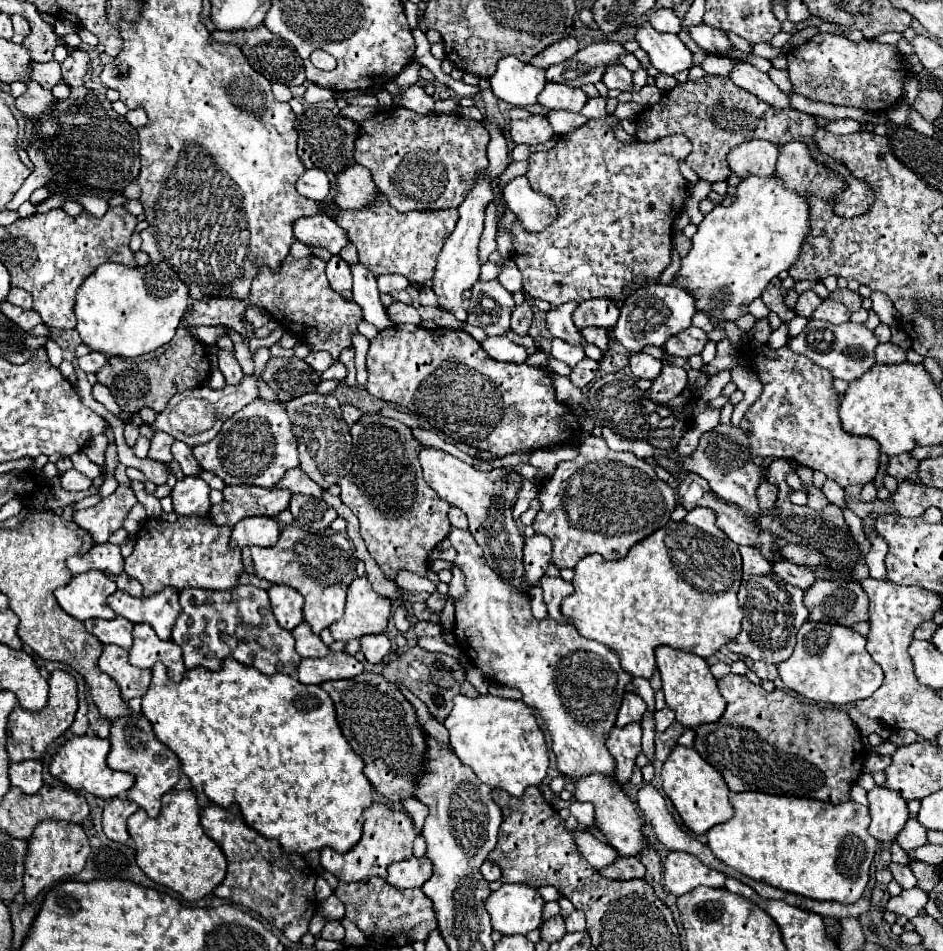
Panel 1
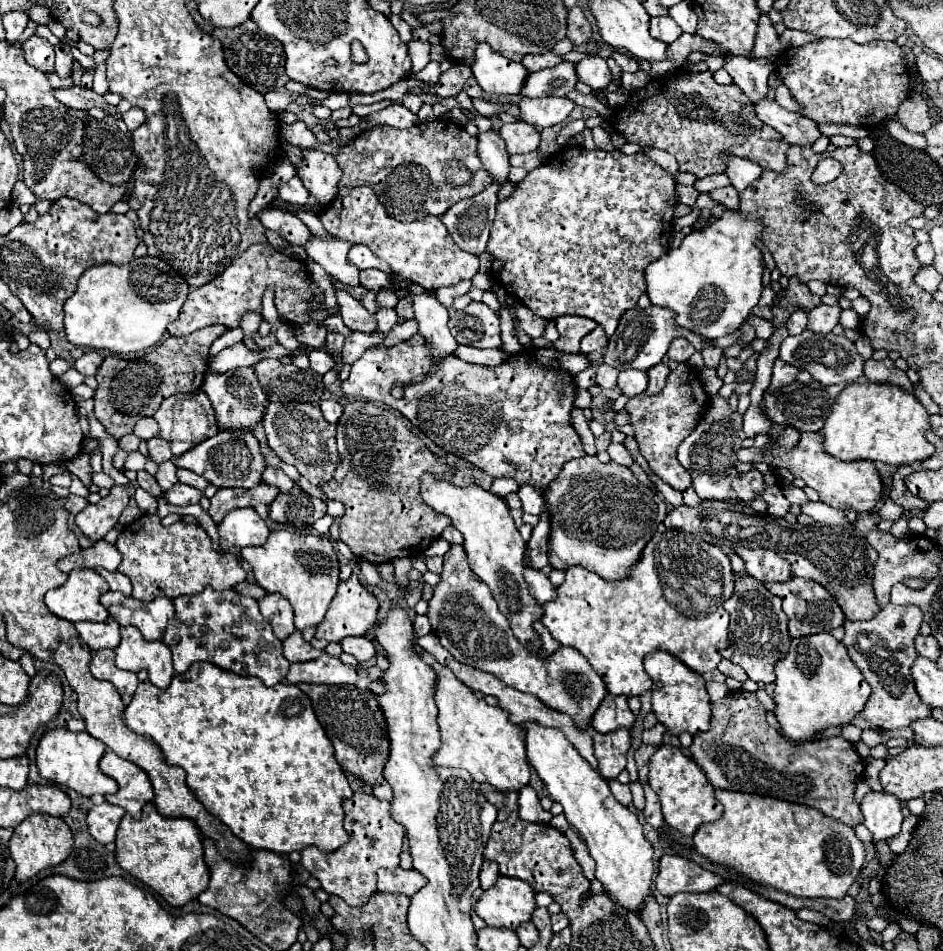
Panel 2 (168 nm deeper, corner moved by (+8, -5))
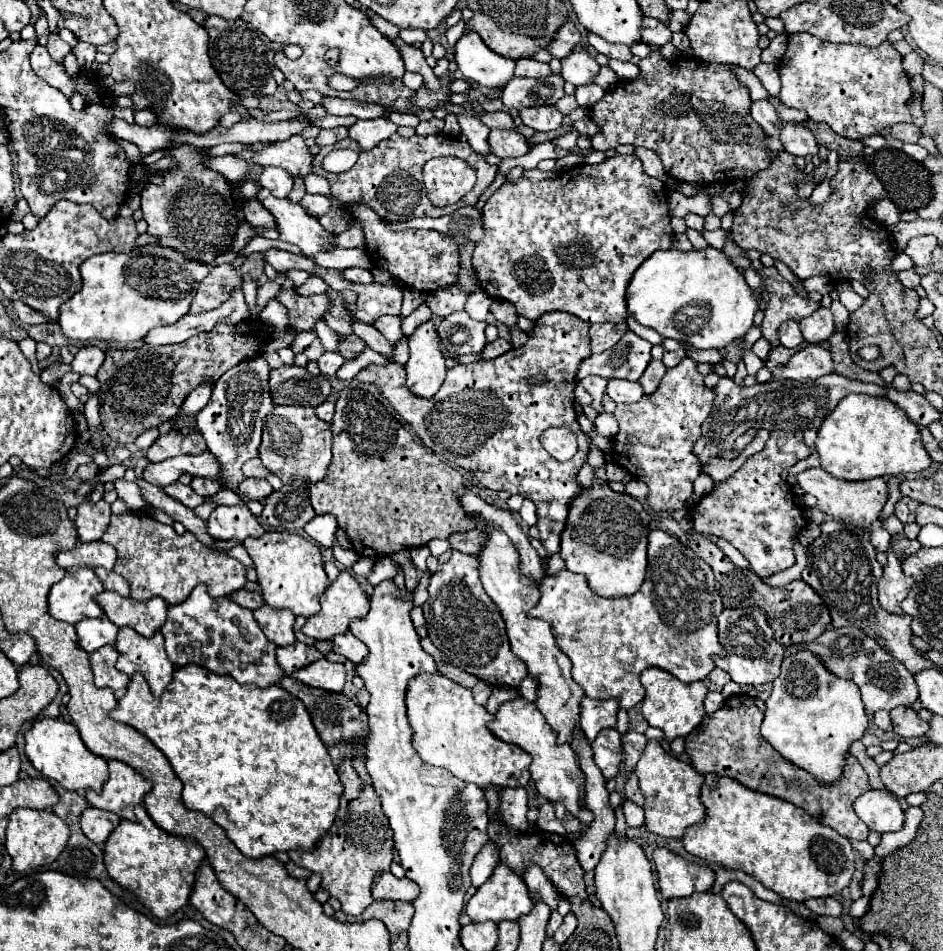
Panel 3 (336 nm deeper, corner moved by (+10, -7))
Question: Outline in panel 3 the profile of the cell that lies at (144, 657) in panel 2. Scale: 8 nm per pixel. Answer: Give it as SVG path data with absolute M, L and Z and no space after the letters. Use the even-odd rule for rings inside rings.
M120 628L116 650L120 654L116 668L128 676L140 672L150 684L152 694L160 698L174 674L174 666L164 654L162 634L156 632L152 638L144 638L132 628Z

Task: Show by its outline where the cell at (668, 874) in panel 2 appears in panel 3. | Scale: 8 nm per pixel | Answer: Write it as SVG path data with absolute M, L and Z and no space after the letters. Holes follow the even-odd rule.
M656 848L652 854L658 872L660 894L670 898L684 898L694 892L708 892L714 884L714 870L684 860L668 848Z

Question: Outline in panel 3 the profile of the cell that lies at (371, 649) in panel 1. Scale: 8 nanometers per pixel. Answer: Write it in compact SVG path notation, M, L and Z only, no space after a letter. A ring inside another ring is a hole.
M352 632L348 634L342 634L342 636L336 636L332 640L334 644L334 652L336 654L342 654L346 656L350 662L354 664L360 664L366 656L368 656L368 648L364 646L364 642L360 642Z

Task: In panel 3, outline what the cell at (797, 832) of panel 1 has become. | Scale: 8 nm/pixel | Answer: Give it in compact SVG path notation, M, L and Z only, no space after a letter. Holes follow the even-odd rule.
M716 774L704 776L702 802L706 806L706 820L684 832L684 848L692 856L742 870L754 876L764 888L796 902L836 896L850 884L854 876L850 840L808 818L798 806L752 792L740 782Z

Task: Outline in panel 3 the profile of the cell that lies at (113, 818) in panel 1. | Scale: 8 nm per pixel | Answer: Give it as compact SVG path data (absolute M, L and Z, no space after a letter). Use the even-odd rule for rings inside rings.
M86 808L82 812L80 824L82 824L84 836L100 846L108 840L110 832L120 824L120 816L100 810L100 808Z

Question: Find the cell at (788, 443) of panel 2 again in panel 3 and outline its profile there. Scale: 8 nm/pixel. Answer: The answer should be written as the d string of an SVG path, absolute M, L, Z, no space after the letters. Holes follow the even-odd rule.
M770 432L770 440L762 452L748 458L732 478L716 486L690 508L694 528L704 534L726 538L740 550L740 554L750 562L750 570L760 578L770 578L776 572L790 568L794 564L792 538L804 528L806 516L780 474L786 466L794 466L808 454L802 432Z

